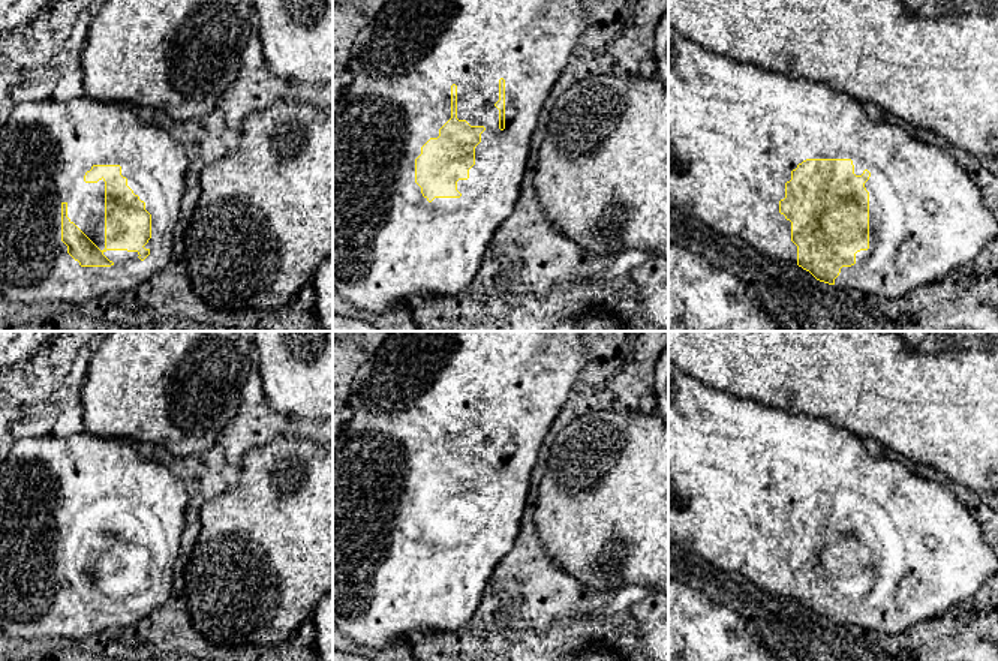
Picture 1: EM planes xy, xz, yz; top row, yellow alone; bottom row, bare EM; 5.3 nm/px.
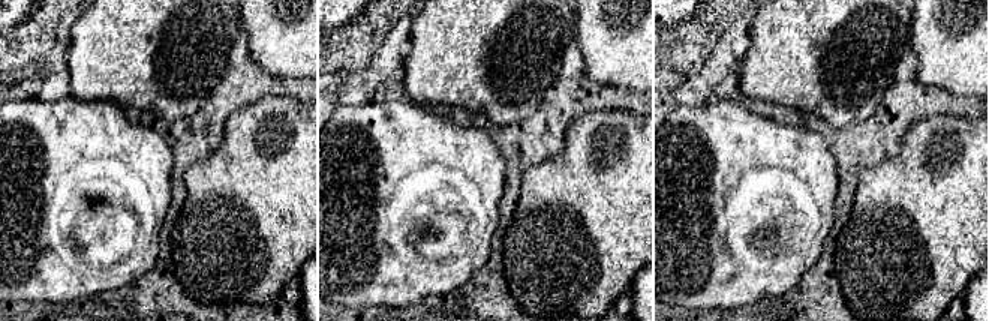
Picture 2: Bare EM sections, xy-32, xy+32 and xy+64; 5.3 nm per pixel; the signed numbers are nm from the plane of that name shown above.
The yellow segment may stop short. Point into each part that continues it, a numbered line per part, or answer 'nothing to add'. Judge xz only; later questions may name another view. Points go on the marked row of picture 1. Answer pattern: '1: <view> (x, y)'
1: xz (390, 243)

